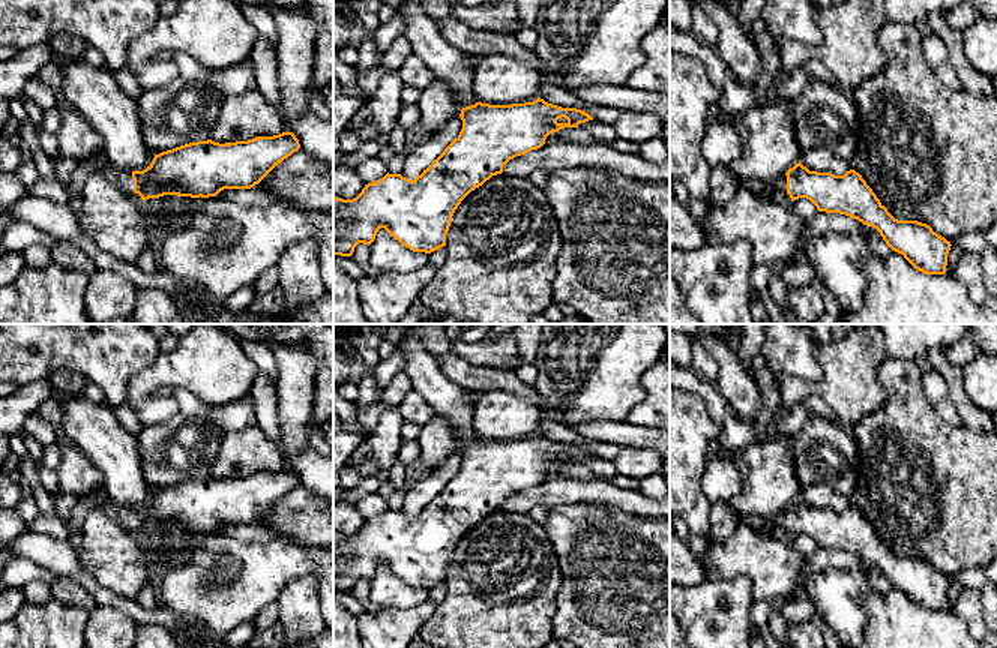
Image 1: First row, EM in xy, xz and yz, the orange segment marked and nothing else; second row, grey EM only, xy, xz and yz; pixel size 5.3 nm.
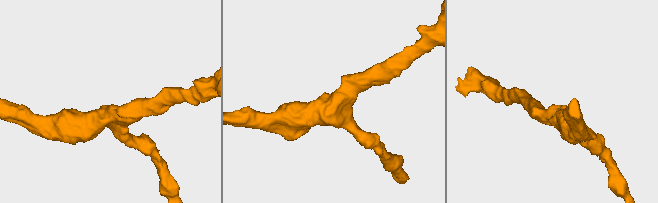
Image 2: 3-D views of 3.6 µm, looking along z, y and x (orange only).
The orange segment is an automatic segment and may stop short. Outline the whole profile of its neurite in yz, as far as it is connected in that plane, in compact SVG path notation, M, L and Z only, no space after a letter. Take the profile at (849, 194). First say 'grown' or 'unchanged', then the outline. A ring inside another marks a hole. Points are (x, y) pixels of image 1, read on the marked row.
grown; M800 162L772 184L737 180L739 189L755 196L772 192L776 200L809 200L818 212L839 213L875 228L886 244L925 274L944 274L950 242L917 220L898 220L880 202L859 172L844 176L809 171Z

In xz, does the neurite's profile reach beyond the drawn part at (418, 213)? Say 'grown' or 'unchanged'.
grown

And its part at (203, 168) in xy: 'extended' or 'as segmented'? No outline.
extended

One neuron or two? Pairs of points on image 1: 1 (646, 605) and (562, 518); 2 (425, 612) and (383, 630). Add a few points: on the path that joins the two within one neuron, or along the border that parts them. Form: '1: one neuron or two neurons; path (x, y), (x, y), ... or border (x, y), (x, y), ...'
1: one neuron; path (625, 582), (584, 540)
2: one neuron; path (415, 617), (394, 629)

